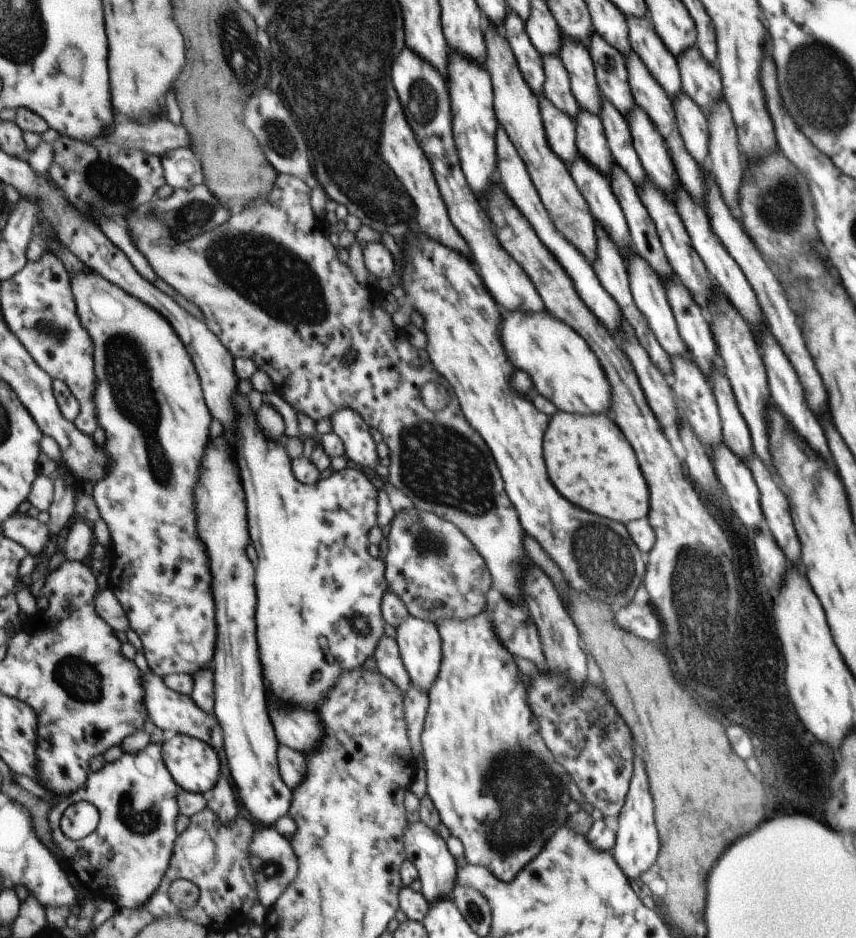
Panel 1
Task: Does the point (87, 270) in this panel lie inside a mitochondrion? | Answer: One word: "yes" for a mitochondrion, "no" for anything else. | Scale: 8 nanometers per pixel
no

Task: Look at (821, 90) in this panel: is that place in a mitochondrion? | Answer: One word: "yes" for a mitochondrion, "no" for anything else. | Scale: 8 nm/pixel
yes

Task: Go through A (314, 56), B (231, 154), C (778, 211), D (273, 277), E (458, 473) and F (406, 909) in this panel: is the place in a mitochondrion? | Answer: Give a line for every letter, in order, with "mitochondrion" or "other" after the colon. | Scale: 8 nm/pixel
A: mitochondrion
B: other
C: mitochondrion
D: mitochondrion
E: mitochondrion
F: other

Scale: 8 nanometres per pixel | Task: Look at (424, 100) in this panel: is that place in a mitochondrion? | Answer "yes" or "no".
yes

